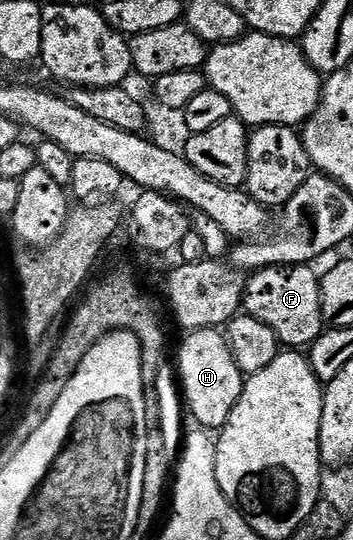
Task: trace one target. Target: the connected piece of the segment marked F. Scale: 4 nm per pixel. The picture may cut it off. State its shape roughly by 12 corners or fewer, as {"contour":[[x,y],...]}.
{"contour":[[311,265],[264,267],[242,310],[287,349],[325,330]]}

